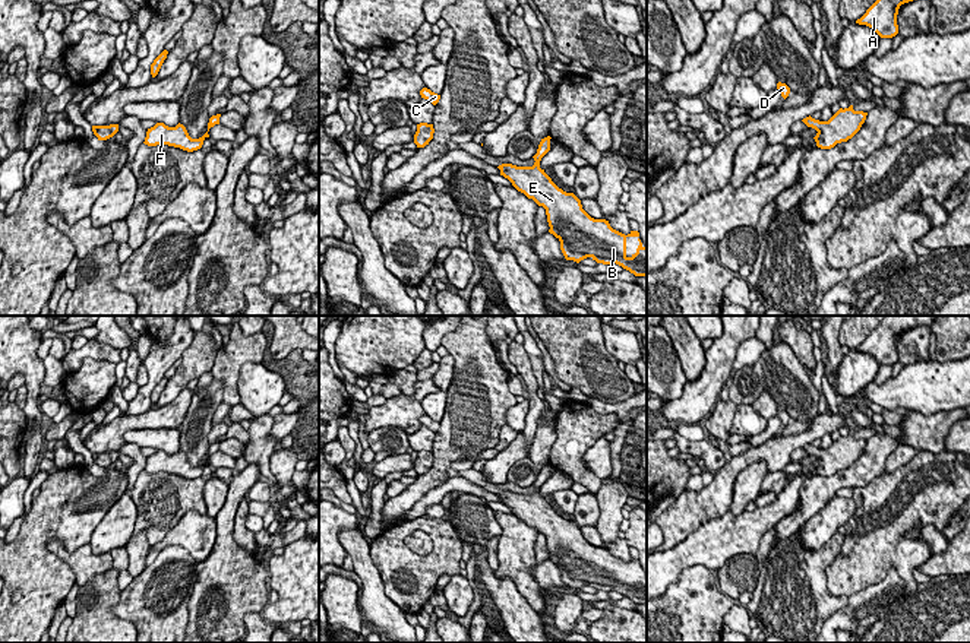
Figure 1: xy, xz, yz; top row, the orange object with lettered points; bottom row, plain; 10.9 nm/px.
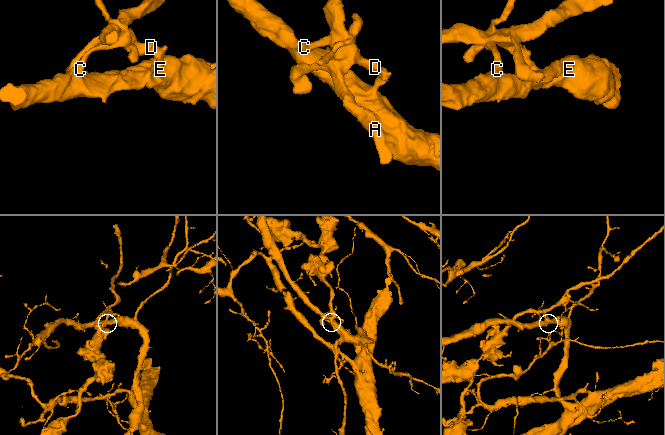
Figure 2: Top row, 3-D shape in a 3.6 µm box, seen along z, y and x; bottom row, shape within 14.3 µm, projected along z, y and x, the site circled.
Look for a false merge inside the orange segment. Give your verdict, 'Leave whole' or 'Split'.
Split

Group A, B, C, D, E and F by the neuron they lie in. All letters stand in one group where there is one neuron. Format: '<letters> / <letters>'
A D / B C E F

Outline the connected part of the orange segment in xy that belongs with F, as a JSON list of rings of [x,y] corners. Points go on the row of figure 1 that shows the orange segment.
[[[157,123],[154,127],[148,129],[143,143],[148,146],[168,145],[193,152],[202,148],[206,137],[209,137],[208,132],[199,139],[192,139],[186,127],[180,123],[176,127]]]

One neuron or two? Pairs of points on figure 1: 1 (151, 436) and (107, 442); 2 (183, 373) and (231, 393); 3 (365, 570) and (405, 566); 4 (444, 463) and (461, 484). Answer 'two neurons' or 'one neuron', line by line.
1: two neurons
2: two neurons
3: two neurons
4: two neurons

